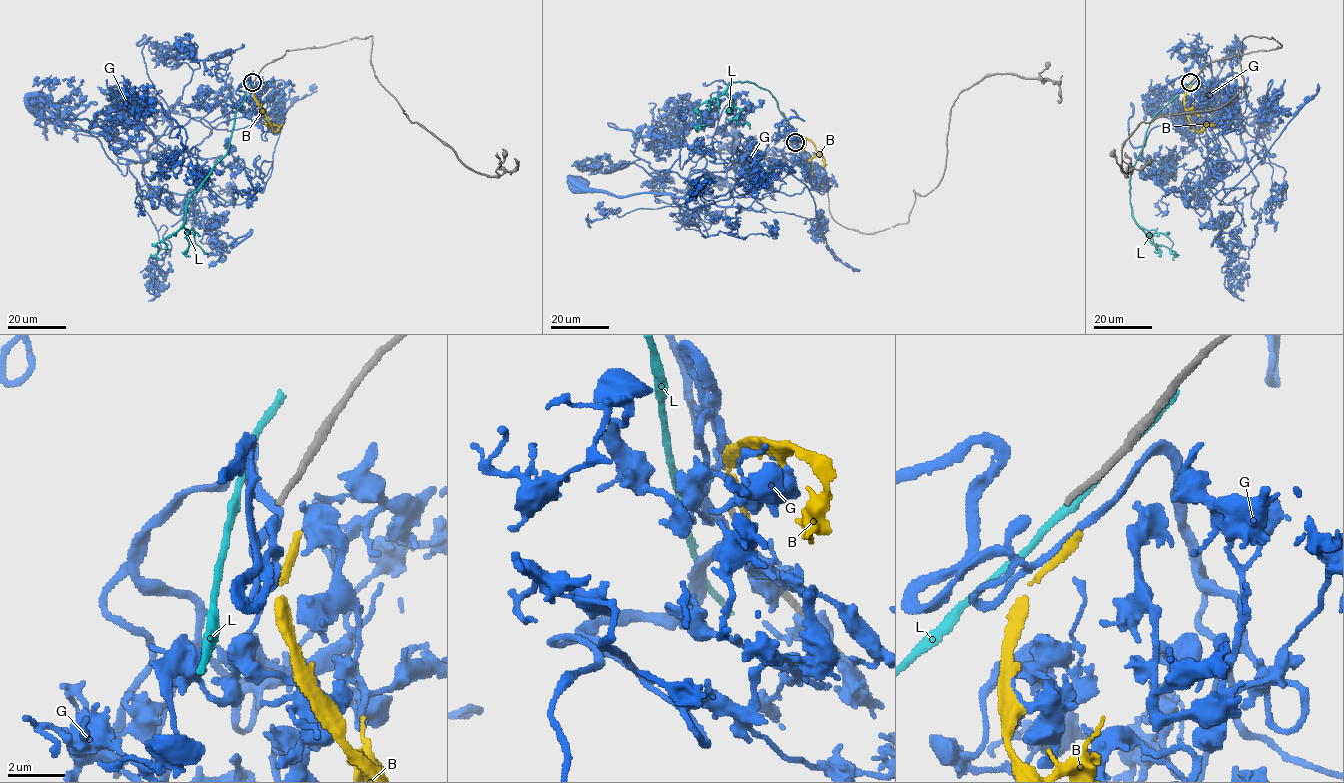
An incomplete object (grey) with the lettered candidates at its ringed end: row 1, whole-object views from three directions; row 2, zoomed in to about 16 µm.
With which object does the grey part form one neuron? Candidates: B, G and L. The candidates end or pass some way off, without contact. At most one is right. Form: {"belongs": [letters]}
{"belongs": []}

